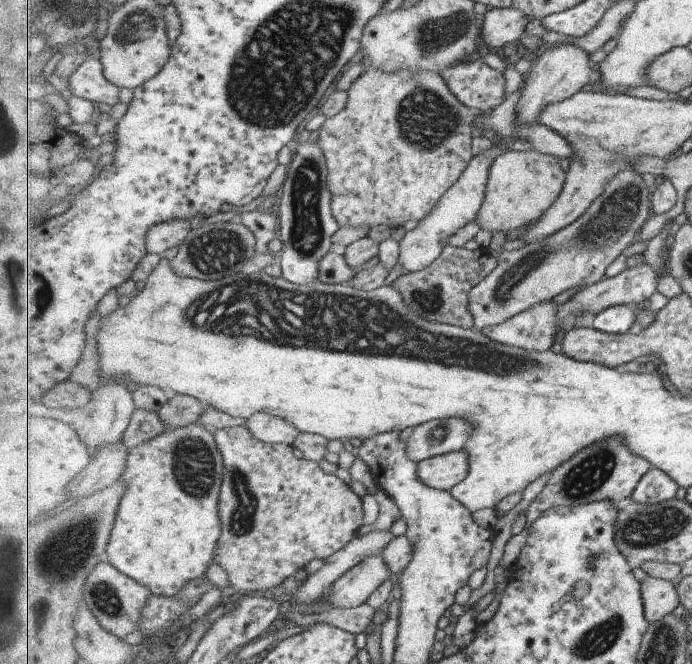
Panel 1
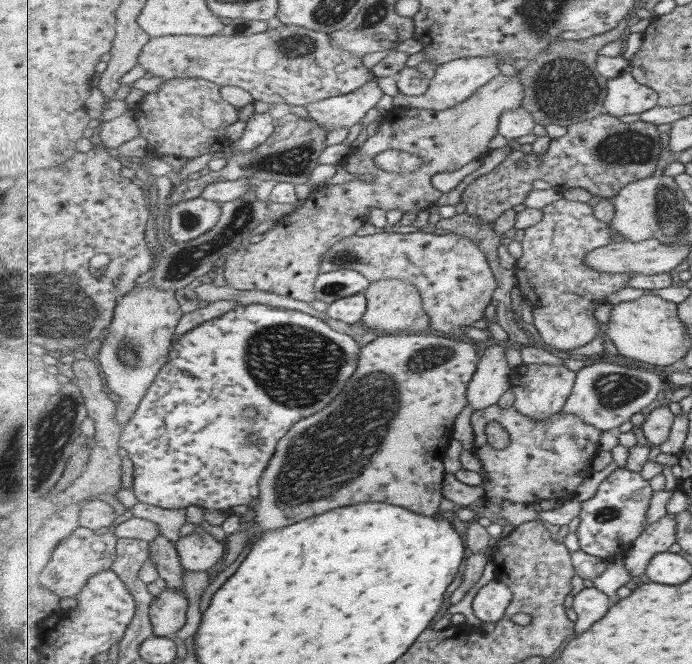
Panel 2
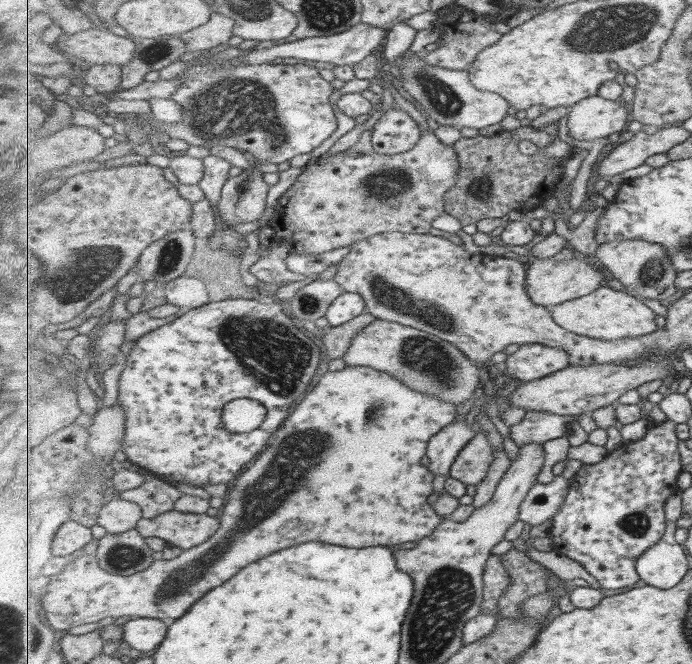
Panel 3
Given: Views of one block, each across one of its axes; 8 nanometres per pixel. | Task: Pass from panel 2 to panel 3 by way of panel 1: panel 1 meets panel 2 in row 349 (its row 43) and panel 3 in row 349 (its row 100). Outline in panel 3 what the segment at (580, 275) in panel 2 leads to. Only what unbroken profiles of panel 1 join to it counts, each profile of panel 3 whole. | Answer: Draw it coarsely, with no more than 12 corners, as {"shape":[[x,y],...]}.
{"shape":[[525,344],[505,361],[531,382],[567,369],[569,353]]}

